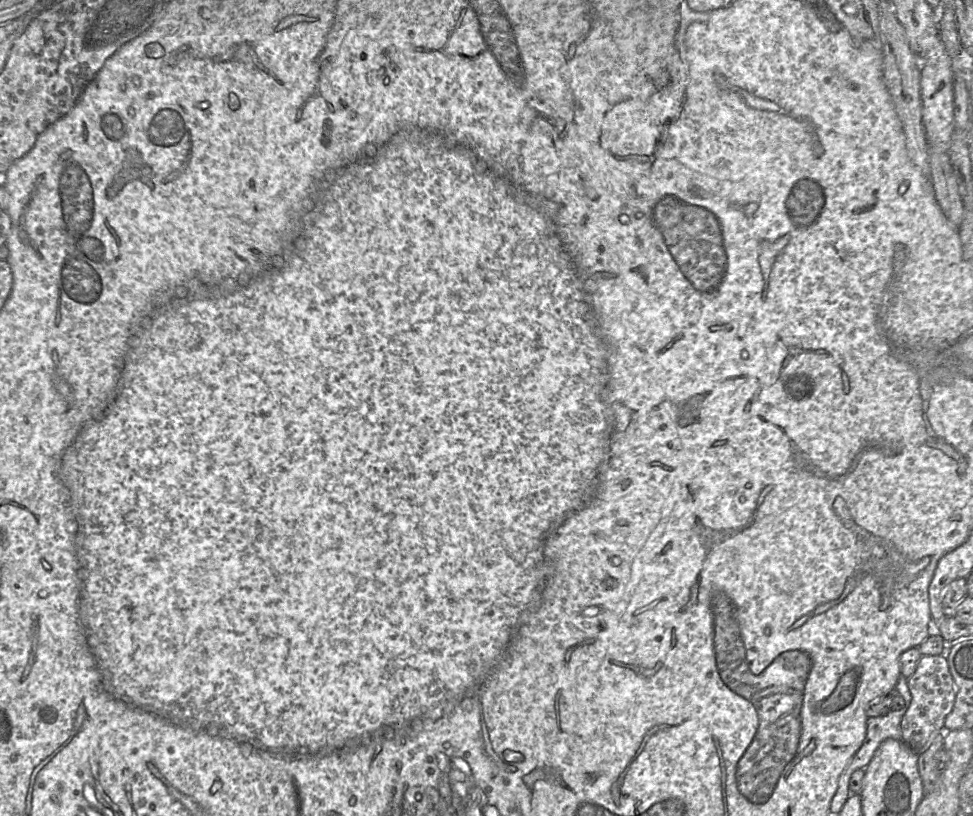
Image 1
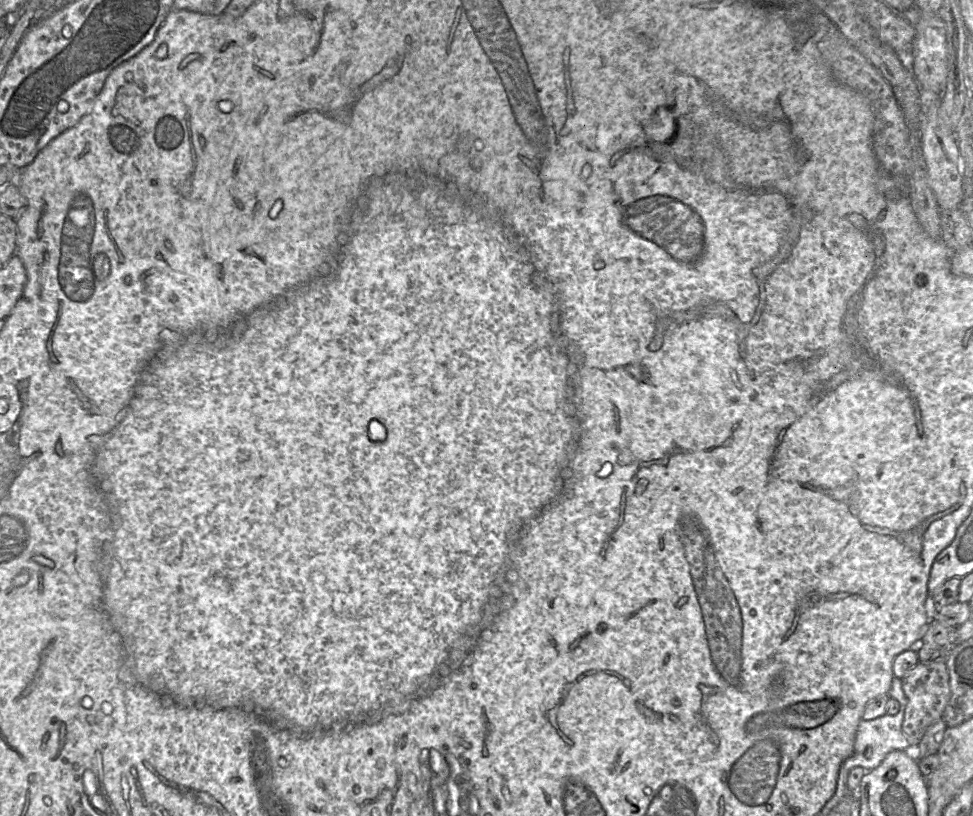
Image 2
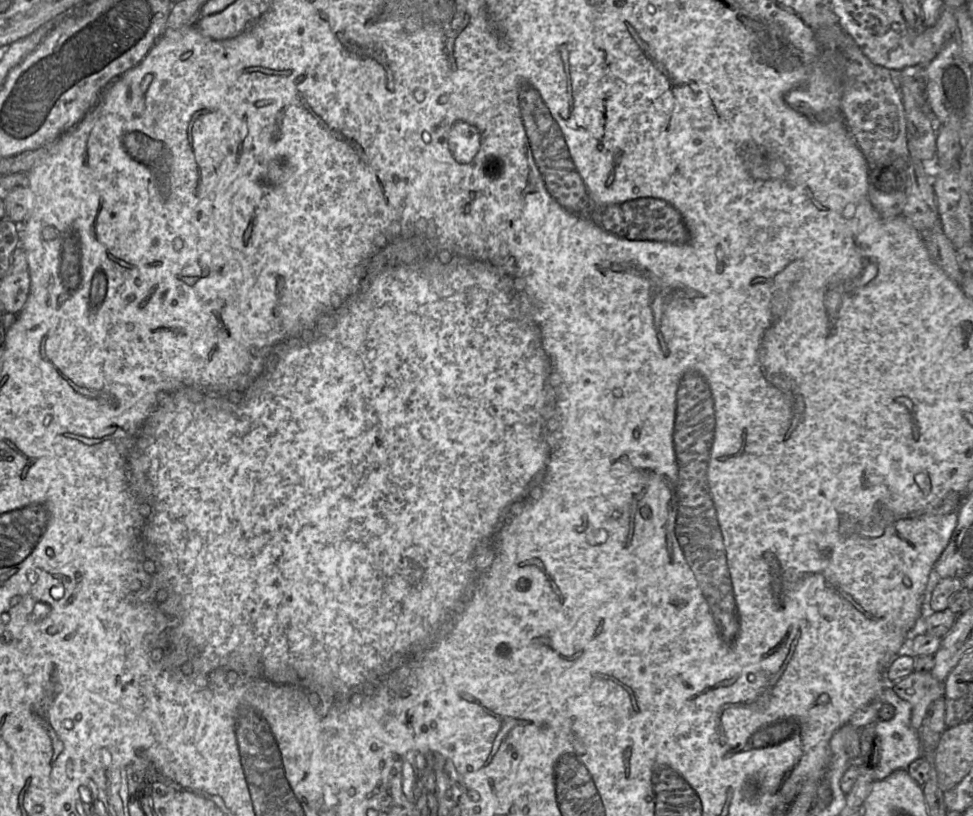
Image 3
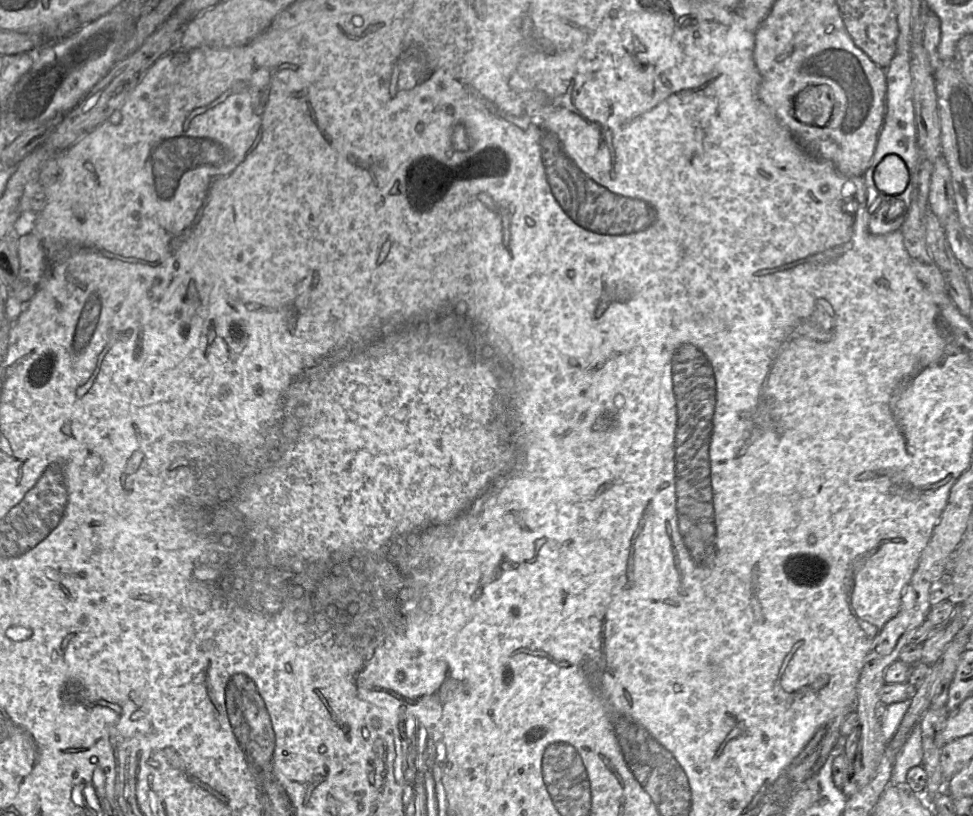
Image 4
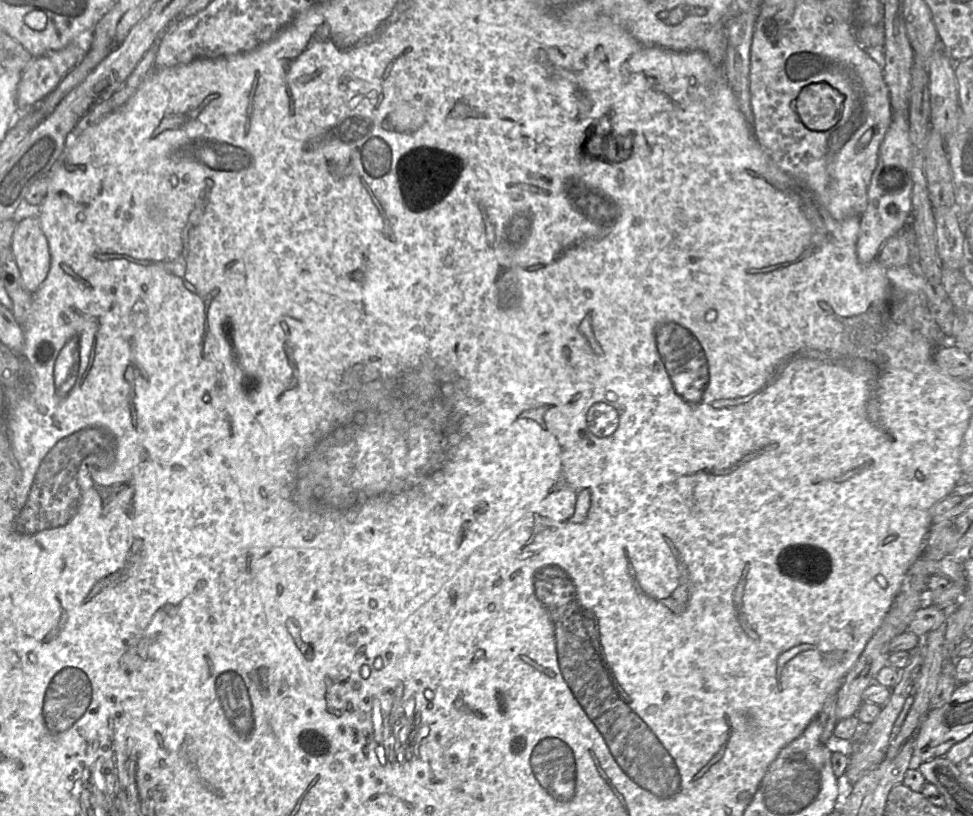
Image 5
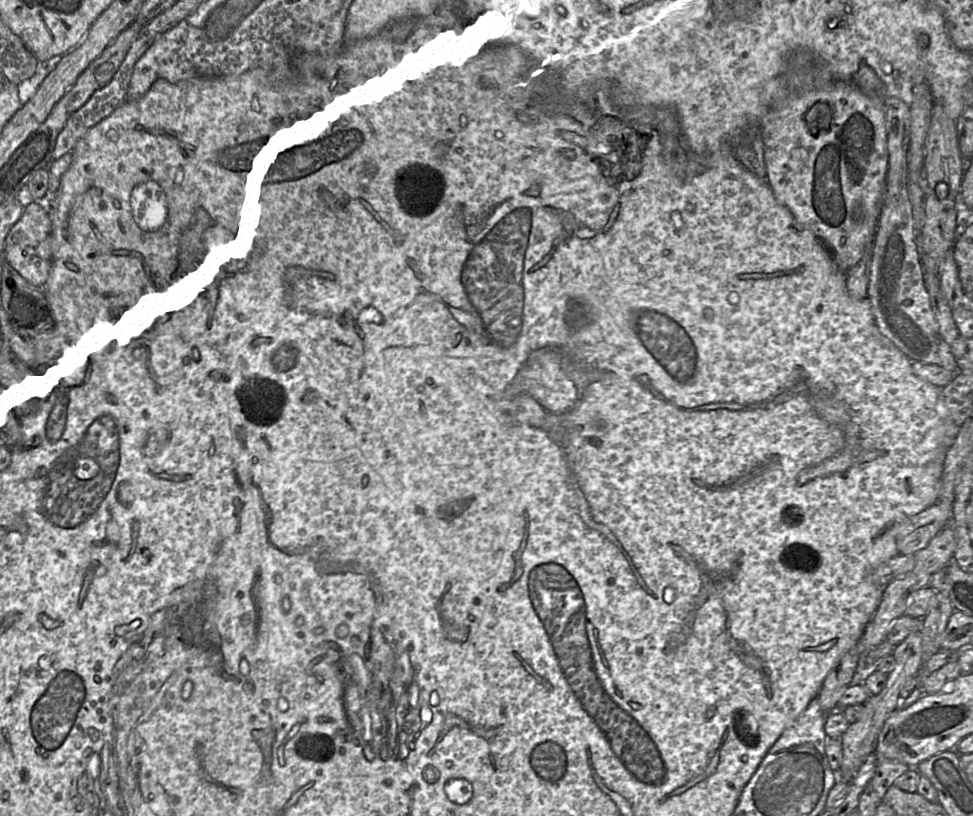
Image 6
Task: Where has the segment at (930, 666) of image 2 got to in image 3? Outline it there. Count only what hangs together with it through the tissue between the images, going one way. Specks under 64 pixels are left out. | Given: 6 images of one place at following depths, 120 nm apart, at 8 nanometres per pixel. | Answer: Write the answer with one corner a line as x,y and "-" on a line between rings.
913,671
908,676
891,683
894,692
912,706
911,724
919,729
928,707
938,698
944,697
945,686
930,672

